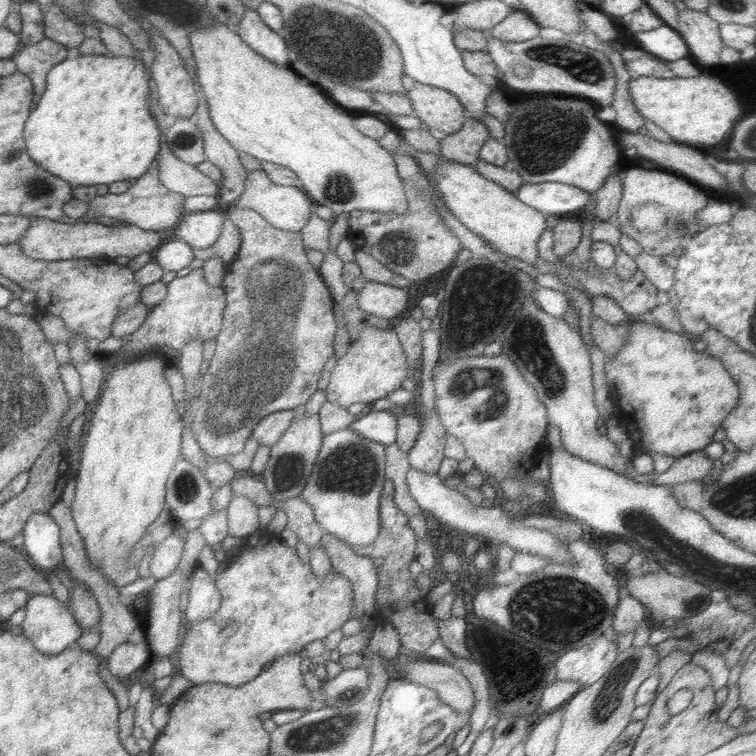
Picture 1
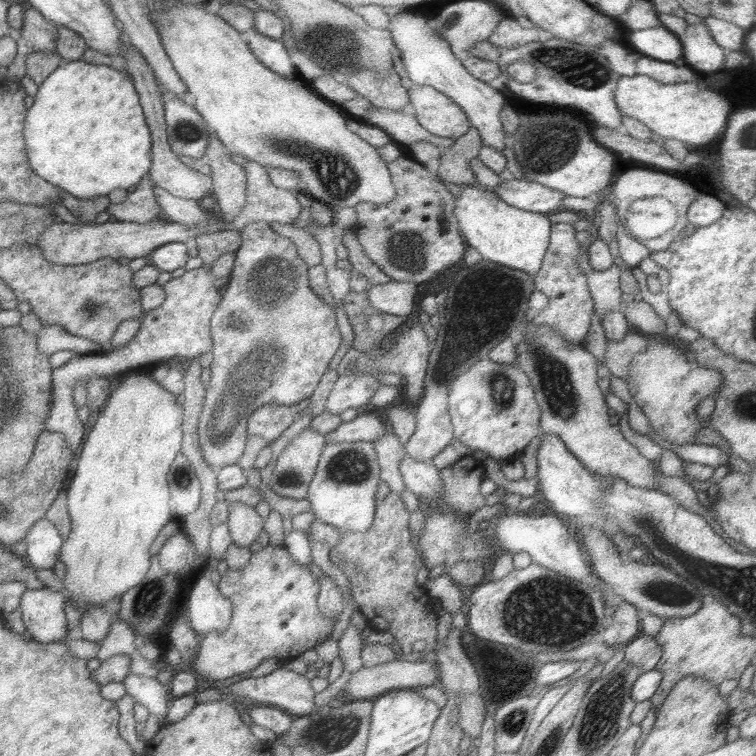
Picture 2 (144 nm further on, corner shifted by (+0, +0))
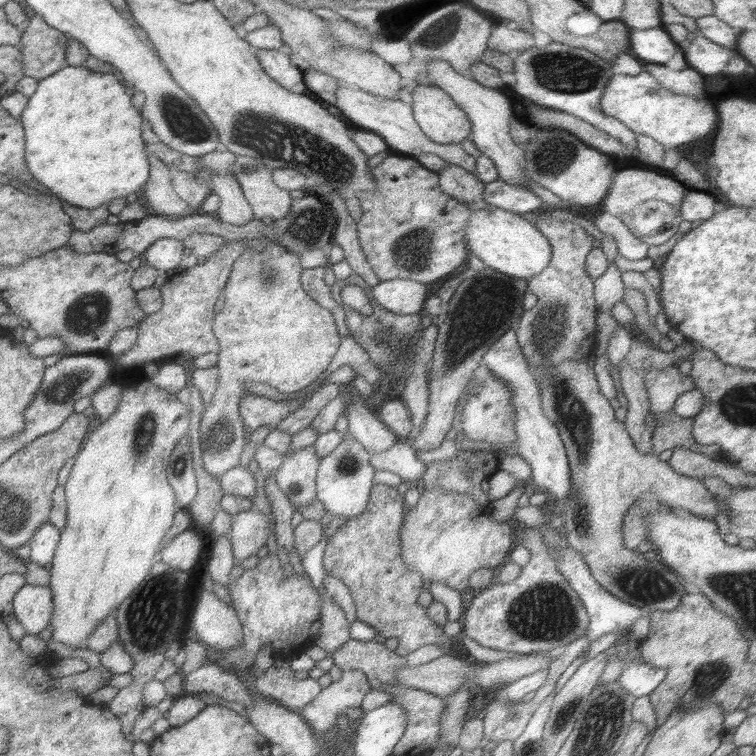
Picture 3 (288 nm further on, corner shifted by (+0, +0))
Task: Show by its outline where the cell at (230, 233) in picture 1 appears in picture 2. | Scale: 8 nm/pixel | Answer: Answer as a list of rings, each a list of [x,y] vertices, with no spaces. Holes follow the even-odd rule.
[[[245,162],[241,164],[241,168],[245,170],[245,176],[247,176],[247,194],[245,194],[245,204],[243,204],[243,210],[239,212],[239,216],[229,222],[231,228],[227,230],[235,230],[239,232],[241,228],[253,224],[253,222],[265,222],[265,224],[293,224],[293,220],[297,220],[299,212],[301,212],[301,206],[297,204],[297,198],[295,198],[295,192],[287,192],[287,190],[281,190],[277,188],[271,180],[269,180],[269,170],[263,168],[261,164],[257,162]]]

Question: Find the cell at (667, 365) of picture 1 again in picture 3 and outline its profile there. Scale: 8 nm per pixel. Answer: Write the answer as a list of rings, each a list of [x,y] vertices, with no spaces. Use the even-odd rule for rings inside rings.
[[[677,364],[665,370],[655,370],[655,368],[649,370],[645,376],[645,386],[649,392],[651,414],[659,414],[659,416],[667,414],[683,392],[695,390],[693,380],[689,376],[683,376]]]

